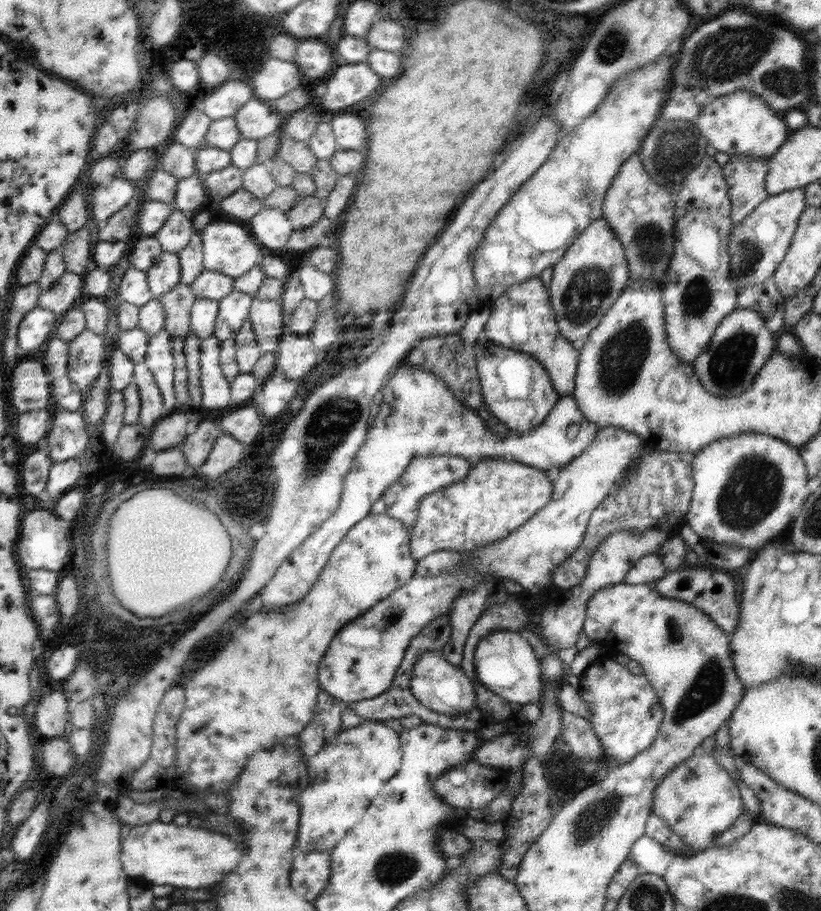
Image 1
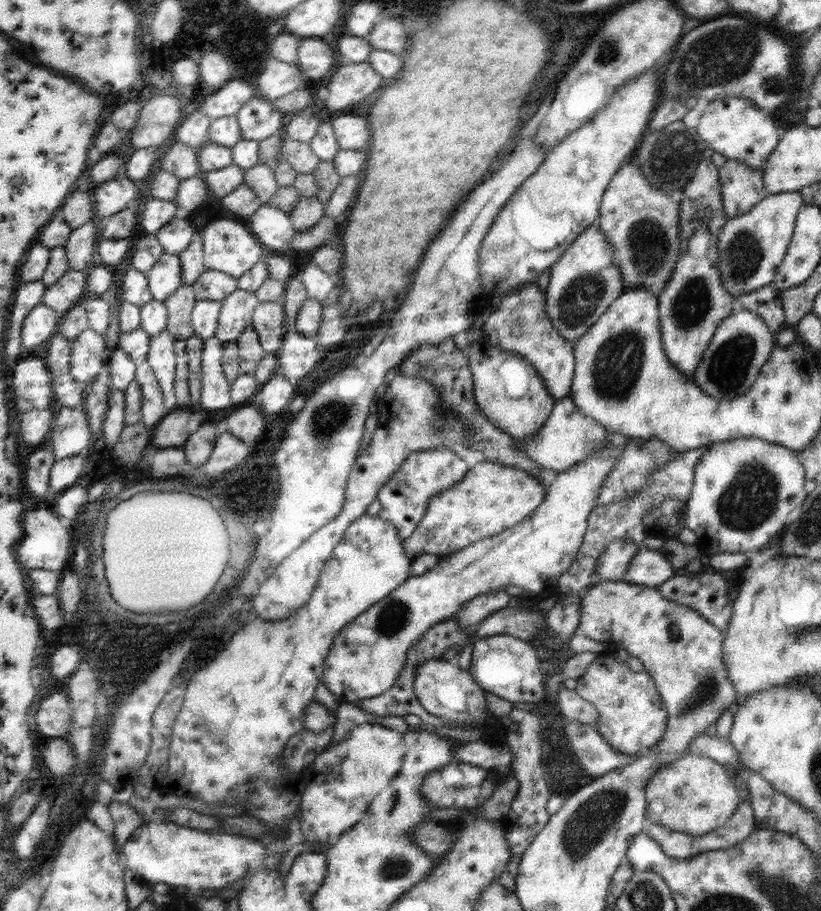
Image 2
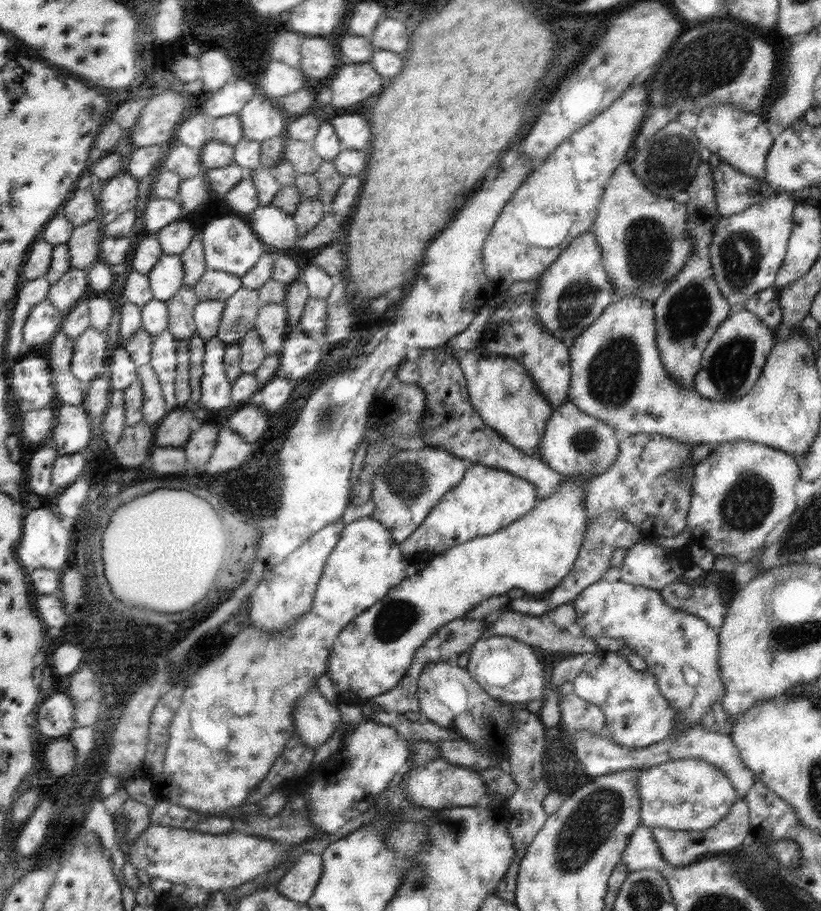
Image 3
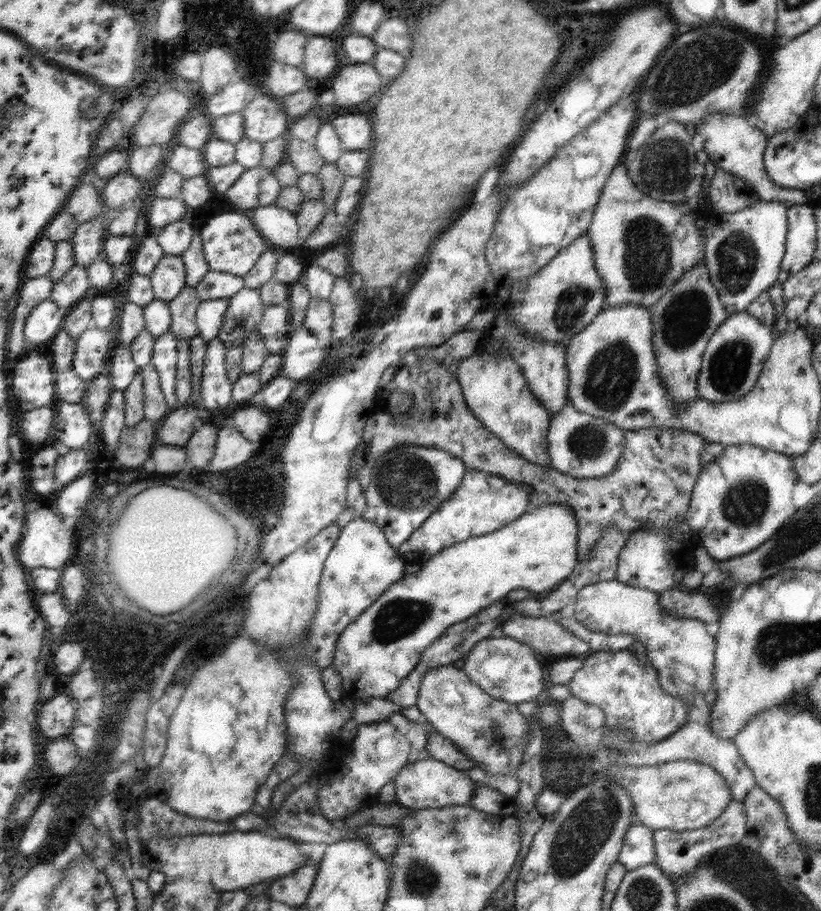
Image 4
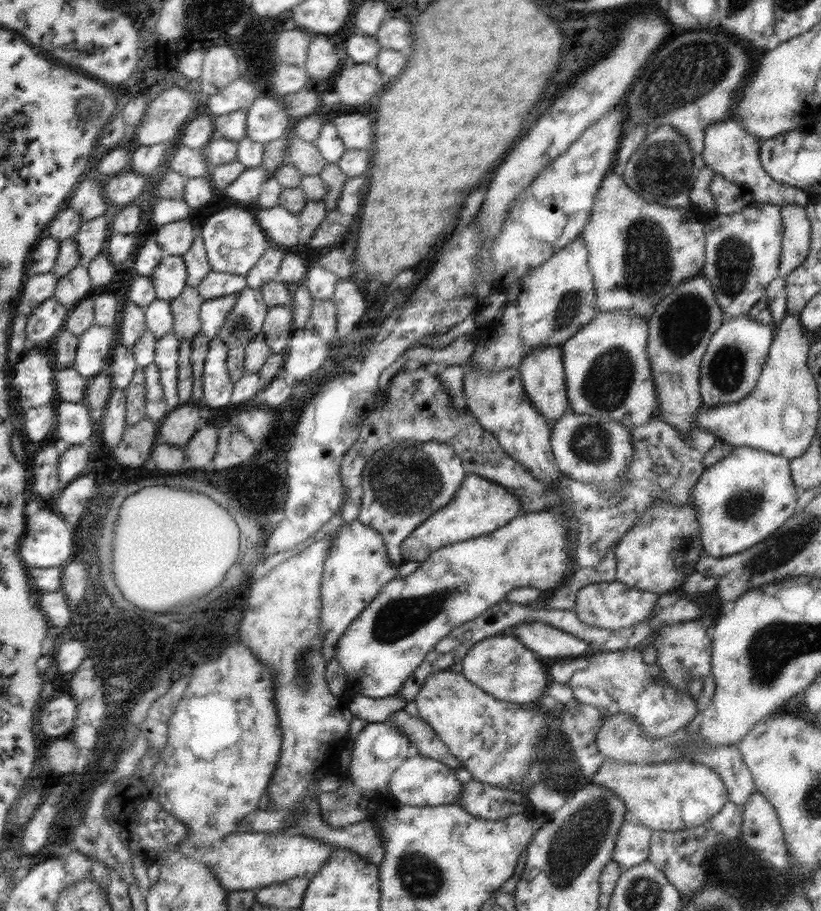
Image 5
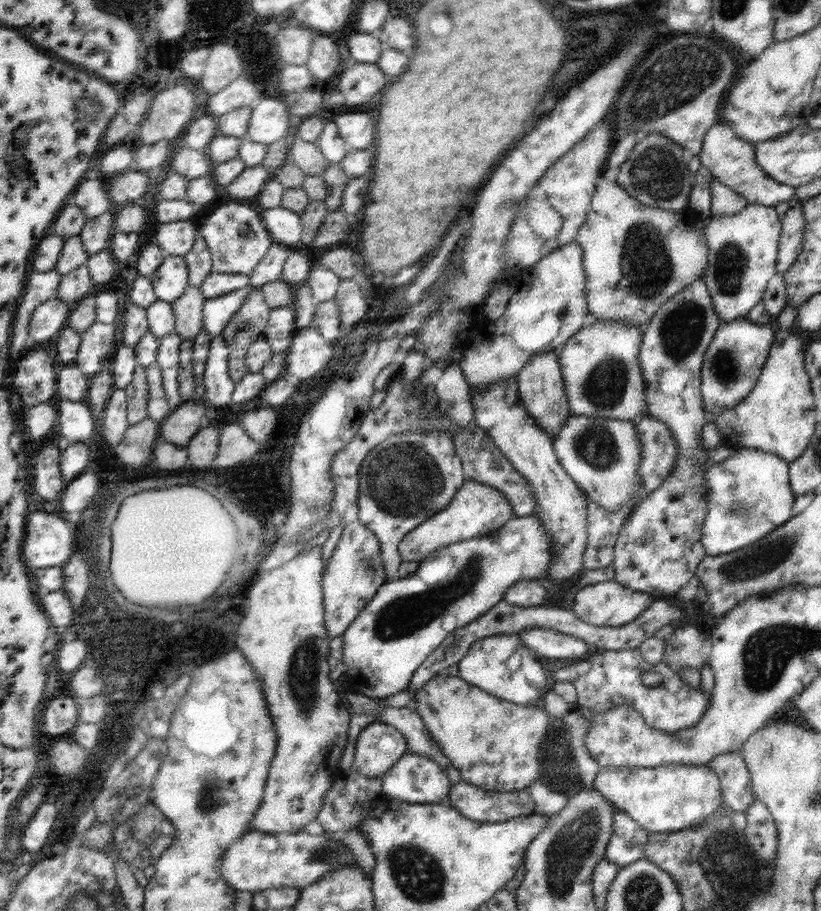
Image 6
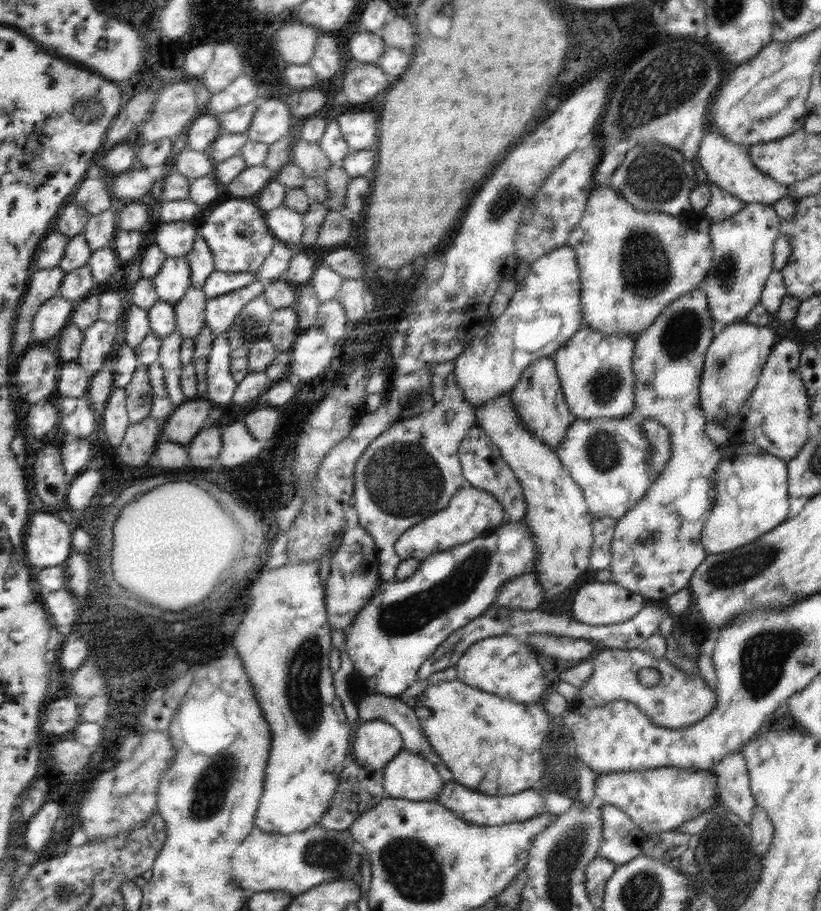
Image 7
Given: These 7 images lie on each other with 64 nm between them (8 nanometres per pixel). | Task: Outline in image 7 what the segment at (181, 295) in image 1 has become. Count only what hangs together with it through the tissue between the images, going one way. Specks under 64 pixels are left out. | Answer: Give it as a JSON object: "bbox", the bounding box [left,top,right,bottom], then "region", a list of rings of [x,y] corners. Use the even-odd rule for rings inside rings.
{"bbox":[173,285,207,339],"region":[[[190,285],[184,296],[173,304],[177,331],[183,339],[195,339],[206,324],[207,299],[202,289]]]}

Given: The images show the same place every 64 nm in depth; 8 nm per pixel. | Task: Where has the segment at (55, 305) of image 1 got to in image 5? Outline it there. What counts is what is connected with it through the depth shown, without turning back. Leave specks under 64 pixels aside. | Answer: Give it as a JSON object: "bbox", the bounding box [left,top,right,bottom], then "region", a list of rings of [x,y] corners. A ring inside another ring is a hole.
{"bbox":[54,264,93,309],"region":[[[78,264],[70,269],[66,276],[56,281],[54,298],[62,306],[71,309],[86,296],[93,284],[85,264]]]}

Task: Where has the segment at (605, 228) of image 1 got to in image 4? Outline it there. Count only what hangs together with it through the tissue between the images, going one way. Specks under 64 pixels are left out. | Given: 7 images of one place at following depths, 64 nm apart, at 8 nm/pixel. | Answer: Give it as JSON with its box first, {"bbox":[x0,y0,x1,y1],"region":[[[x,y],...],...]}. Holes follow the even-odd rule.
{"bbox":[505,235,606,347],"region":[[[582,235],[566,248],[560,249],[551,262],[536,274],[513,281],[505,295],[505,302],[512,305],[510,321],[516,327],[526,329],[538,339],[556,341],[568,347],[570,339],[584,330],[604,308],[606,285],[594,263],[594,249],[588,235]]]}

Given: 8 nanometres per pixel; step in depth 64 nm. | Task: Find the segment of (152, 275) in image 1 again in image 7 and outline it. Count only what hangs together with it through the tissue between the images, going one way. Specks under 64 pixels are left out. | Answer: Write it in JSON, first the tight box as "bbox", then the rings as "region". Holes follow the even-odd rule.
{"bbox":[152,257,190,305],"region":[[[166,257],[152,278],[159,299],[172,305],[178,302],[190,288],[190,273],[185,257]]]}

